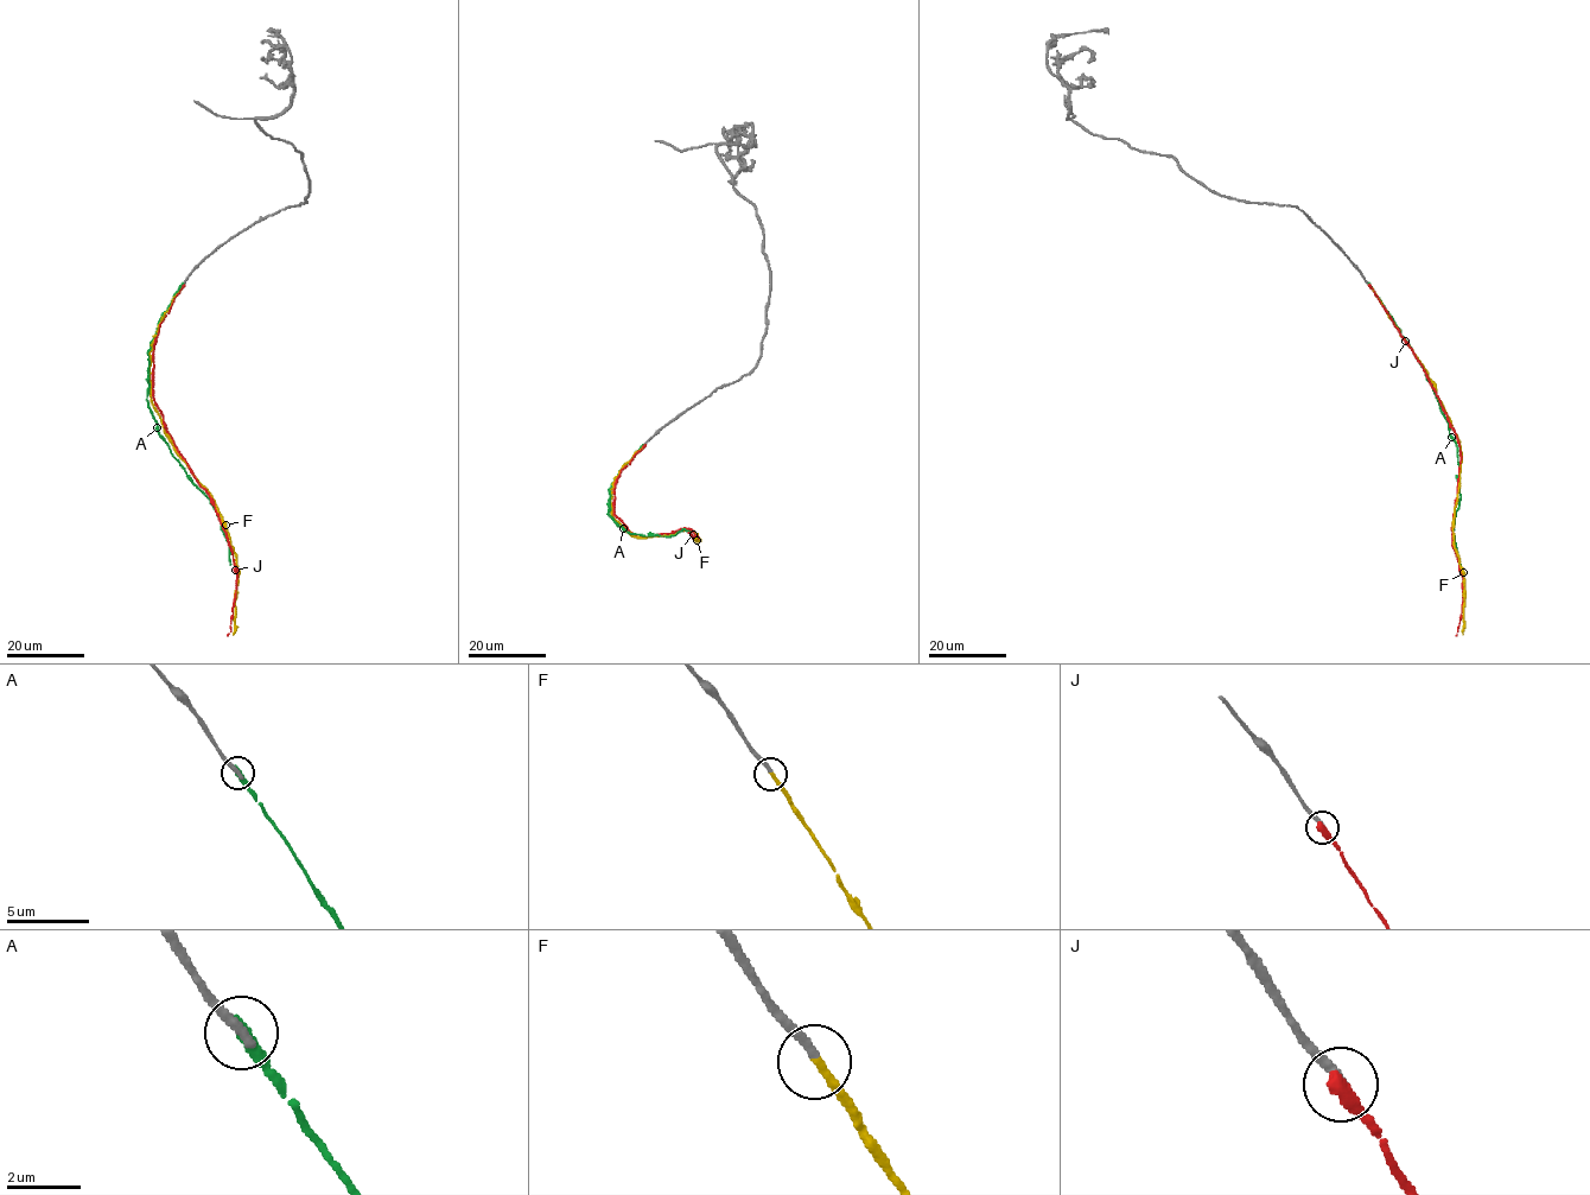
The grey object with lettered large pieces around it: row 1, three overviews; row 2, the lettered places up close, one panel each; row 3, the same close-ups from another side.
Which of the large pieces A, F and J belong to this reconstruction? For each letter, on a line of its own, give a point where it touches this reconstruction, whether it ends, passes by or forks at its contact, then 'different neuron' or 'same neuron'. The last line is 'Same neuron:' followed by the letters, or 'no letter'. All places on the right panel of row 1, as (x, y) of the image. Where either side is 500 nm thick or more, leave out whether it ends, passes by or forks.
A: (1369, 285) | it ends | different neuron
F: (1369, 286) | it ends | same neuron
J: (1369, 285) | it ends | different neuron
Same neuron: F

